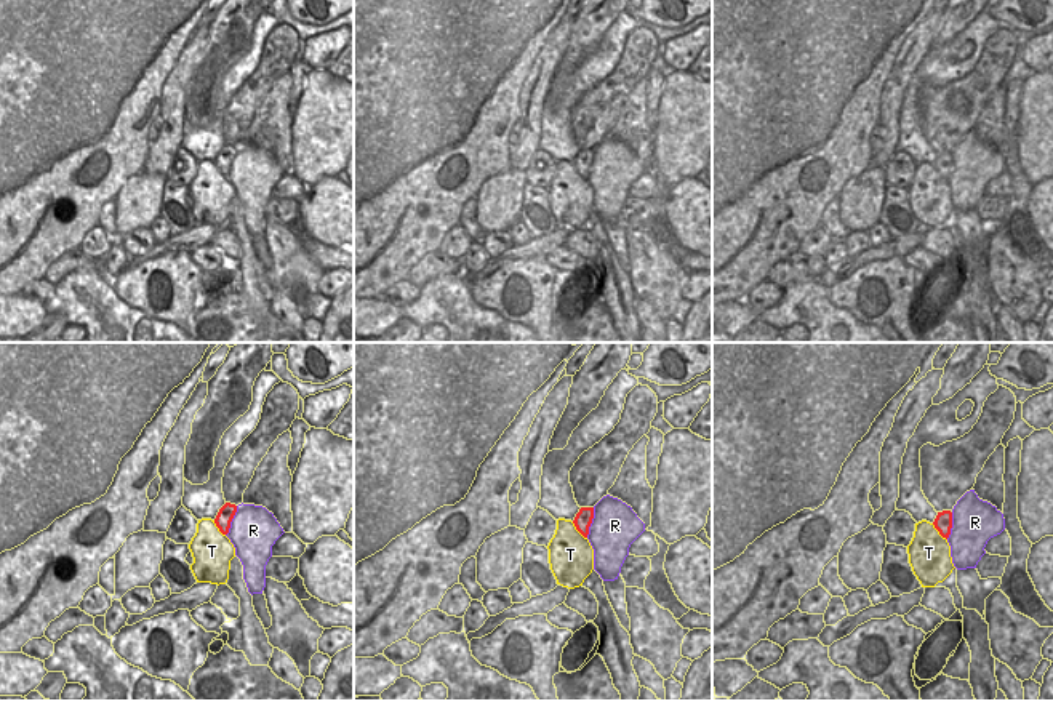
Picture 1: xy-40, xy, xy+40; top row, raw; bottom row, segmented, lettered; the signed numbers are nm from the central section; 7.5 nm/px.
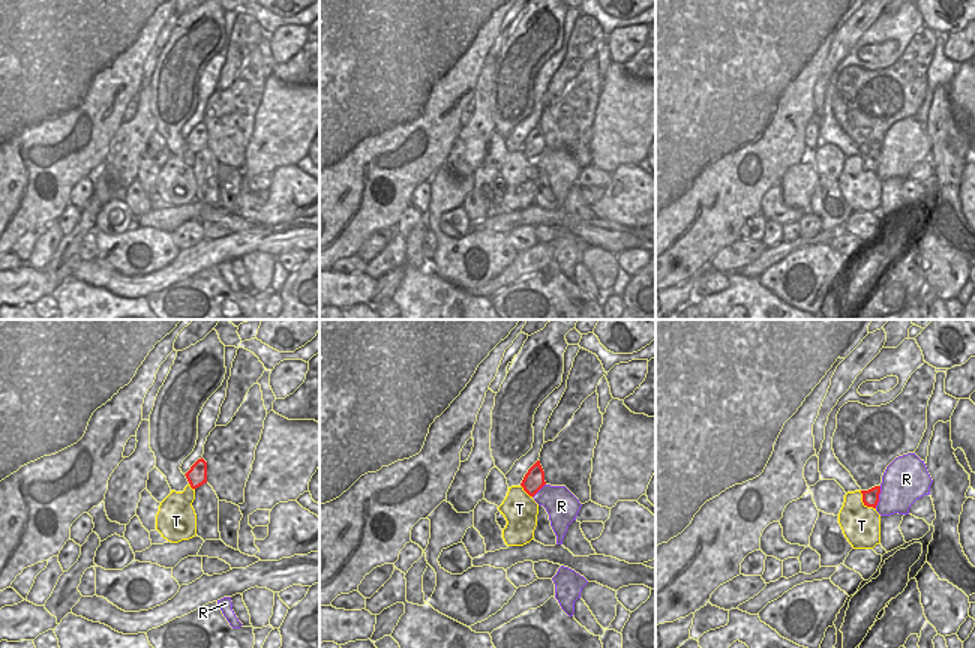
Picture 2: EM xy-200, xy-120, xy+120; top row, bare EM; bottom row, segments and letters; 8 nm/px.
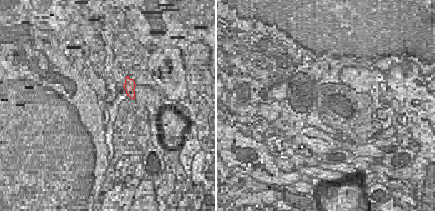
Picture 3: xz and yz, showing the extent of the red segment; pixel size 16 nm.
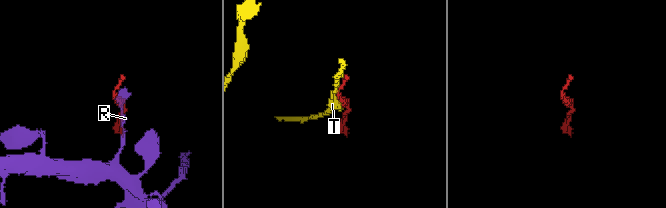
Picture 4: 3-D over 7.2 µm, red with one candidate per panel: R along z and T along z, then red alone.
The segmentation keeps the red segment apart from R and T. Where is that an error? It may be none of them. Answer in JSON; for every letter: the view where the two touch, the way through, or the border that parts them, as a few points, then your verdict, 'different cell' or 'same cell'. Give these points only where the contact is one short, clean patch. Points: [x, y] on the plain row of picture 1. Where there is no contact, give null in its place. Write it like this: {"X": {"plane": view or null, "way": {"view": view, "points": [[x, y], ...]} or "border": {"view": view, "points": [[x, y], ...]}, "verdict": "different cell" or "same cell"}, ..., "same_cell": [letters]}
{"R": {"plane": "xy", "border": {"view": "xy", "points": [[594, 149], [594, 159], [586, 178]]}, "verdict": "different cell"}, "T": {"plane": "xy", "verdict": "different cell"}, "same_cell": []}

